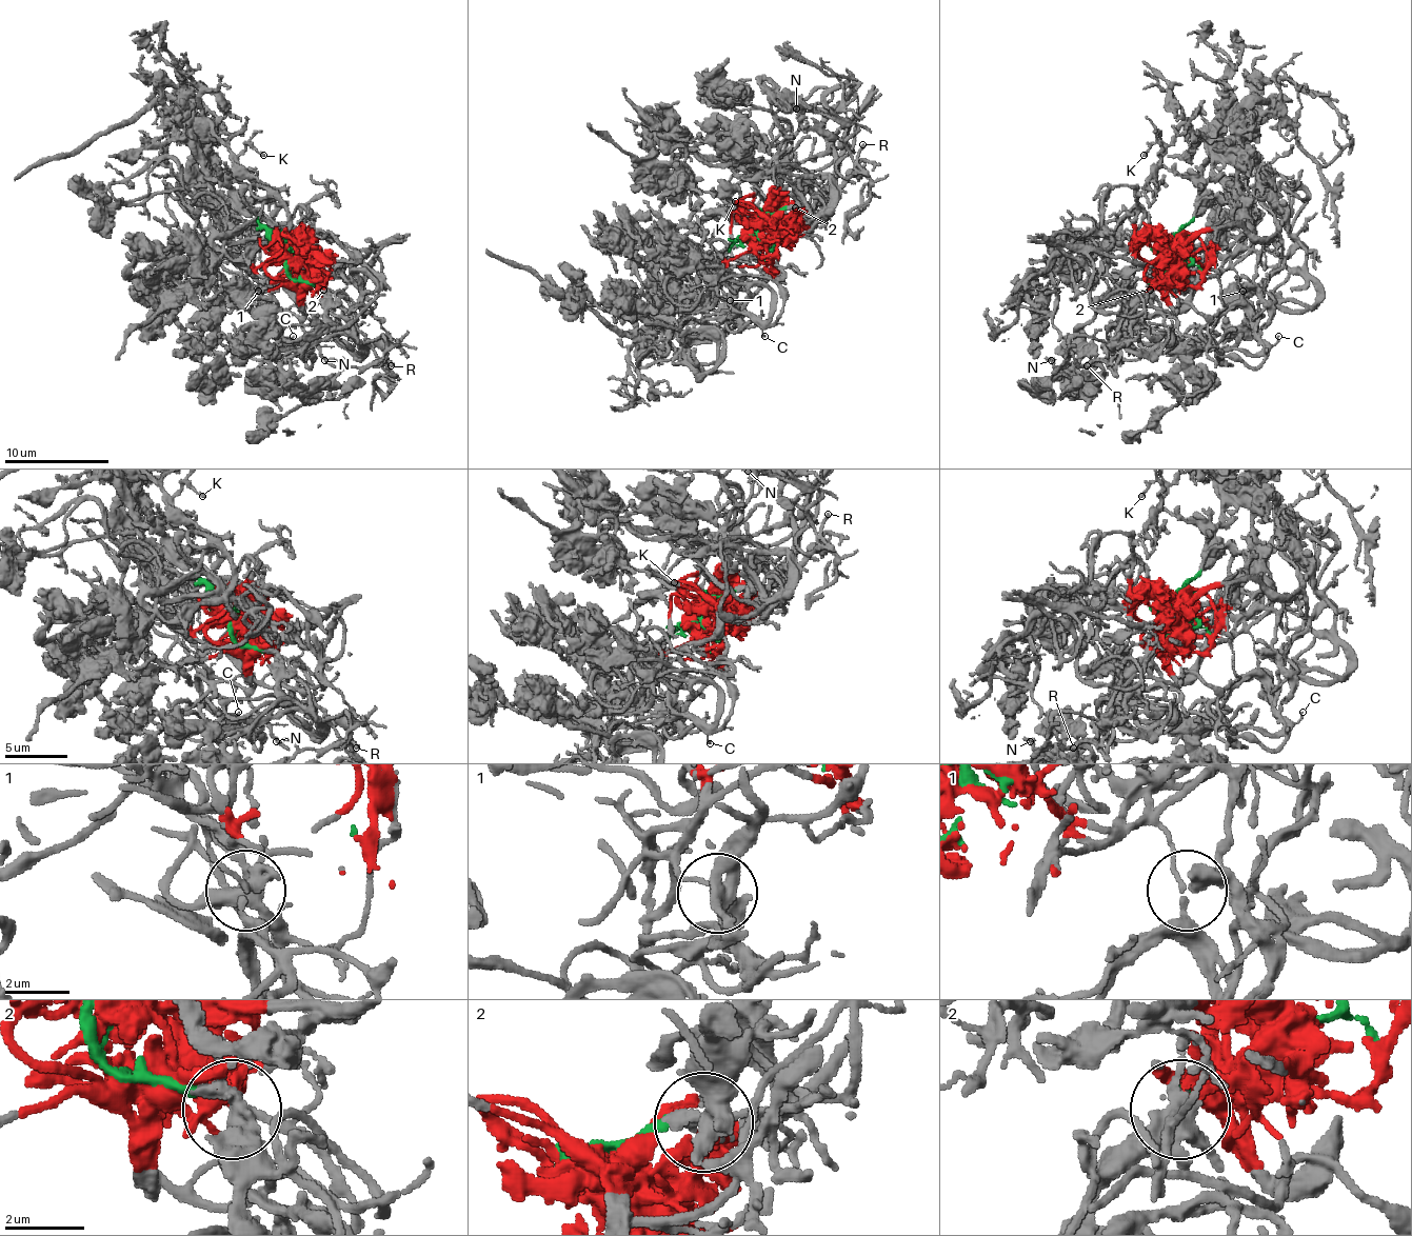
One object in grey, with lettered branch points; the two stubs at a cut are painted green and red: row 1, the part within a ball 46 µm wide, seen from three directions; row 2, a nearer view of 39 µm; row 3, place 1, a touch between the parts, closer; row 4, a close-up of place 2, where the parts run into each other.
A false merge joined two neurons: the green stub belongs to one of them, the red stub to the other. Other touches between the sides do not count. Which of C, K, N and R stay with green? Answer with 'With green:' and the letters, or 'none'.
With green: K

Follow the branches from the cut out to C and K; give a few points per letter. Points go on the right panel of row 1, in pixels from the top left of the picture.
C: (1172, 257), (1193, 257), (1206, 270), (1232, 270), (1256, 333), (1271, 345), (1279, 335)
K: (1172, 257), (1172, 238), (1193, 217), (1200, 188), (1159, 162), (1161, 155), (1156, 141), (1144, 155)

